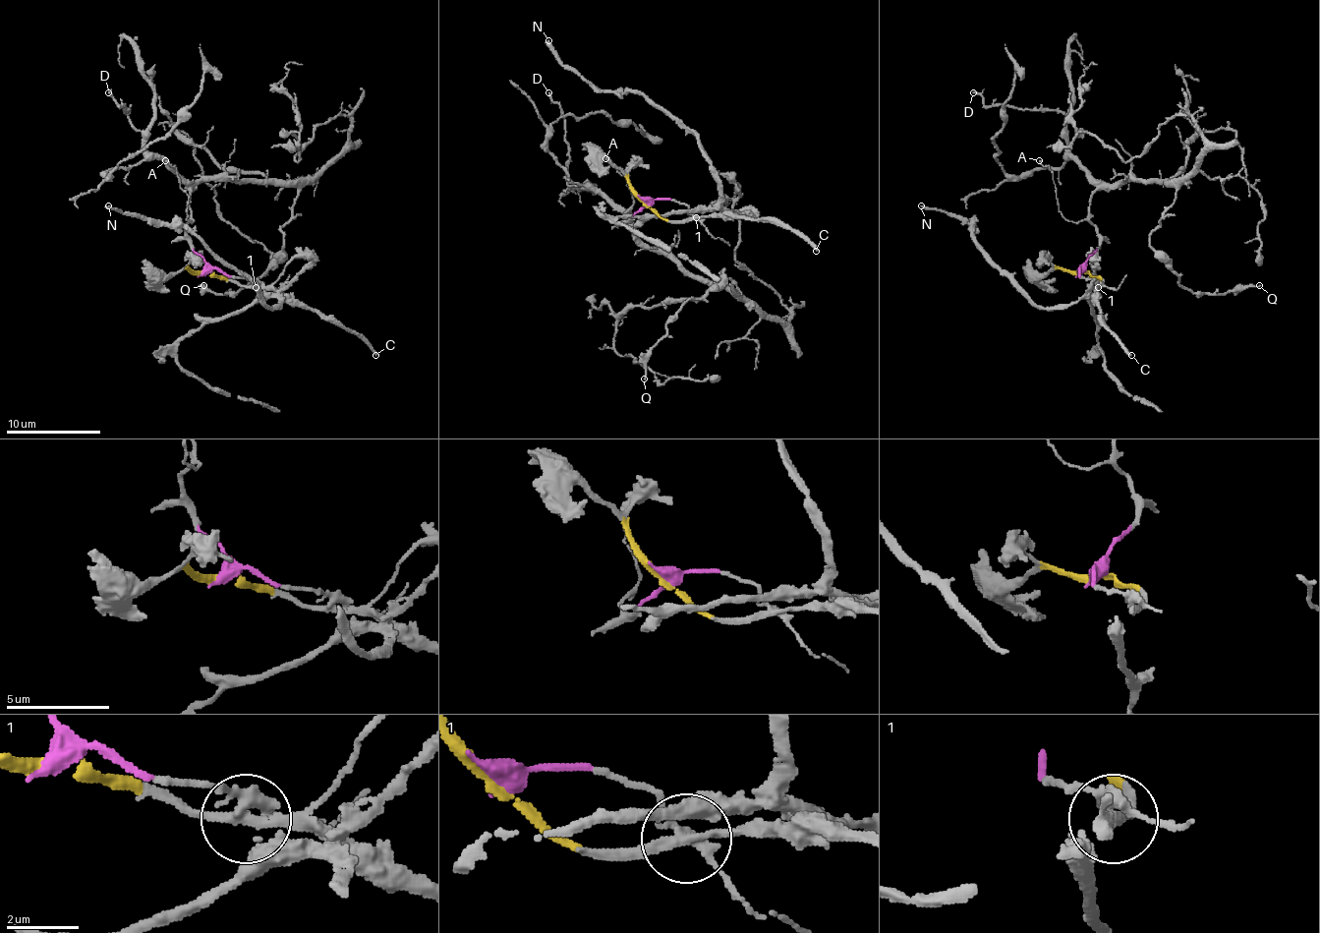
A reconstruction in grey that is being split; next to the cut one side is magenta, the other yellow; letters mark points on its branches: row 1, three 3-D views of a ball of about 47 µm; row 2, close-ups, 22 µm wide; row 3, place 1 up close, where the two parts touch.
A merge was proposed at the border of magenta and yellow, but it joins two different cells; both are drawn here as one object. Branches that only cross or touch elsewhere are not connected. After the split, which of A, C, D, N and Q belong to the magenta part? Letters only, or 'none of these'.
A, D, Q

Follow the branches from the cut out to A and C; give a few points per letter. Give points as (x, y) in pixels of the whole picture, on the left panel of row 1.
A: (202, 272), (186, 227), (194, 220), (186, 215), (189, 195), (177, 168), (165, 161)
C: (202, 272), (279, 289), (333, 316), (355, 332), (376, 356)

